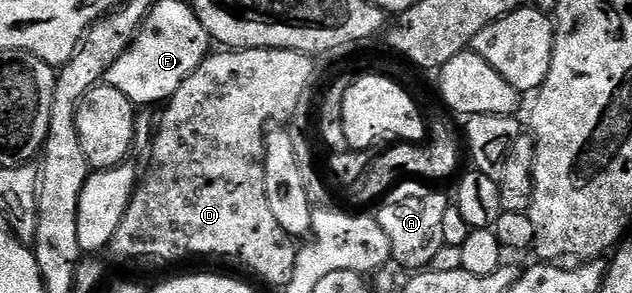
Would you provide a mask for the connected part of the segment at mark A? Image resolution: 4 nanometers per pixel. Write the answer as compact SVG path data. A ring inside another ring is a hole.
M430 190L427 194L406 194L395 202L385 202L377 207L376 217L378 226L384 228L388 236L391 259L407 266L410 272L429 267L444 245L444 212L452 204L451 199Z

